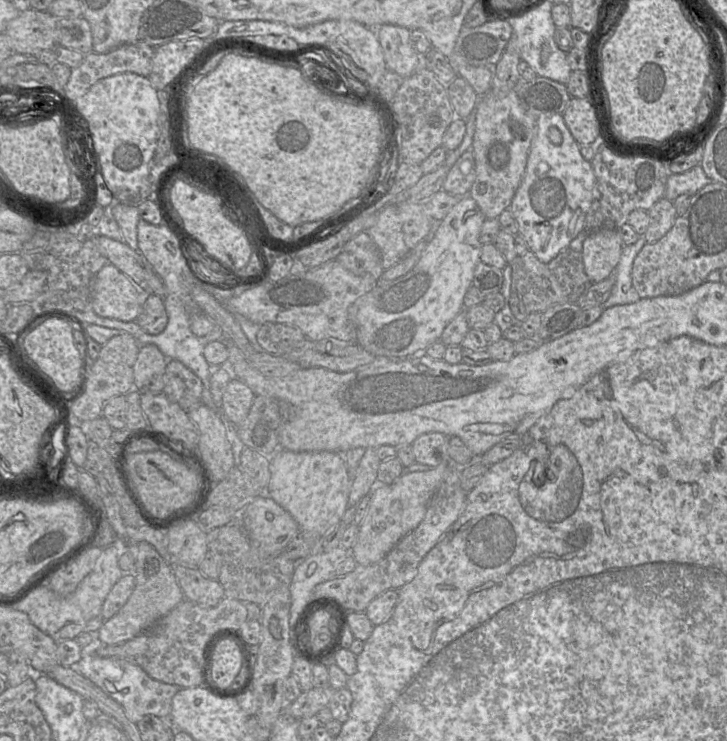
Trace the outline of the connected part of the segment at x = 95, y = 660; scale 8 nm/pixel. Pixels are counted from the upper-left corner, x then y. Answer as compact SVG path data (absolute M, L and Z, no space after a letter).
M98 640L82 648L82 658L76 669L98 686L107 696L118 702L127 718L138 723L146 715L154 715L170 723L172 699L181 687L151 678L141 667L120 658L103 658L96 655L103 645Z

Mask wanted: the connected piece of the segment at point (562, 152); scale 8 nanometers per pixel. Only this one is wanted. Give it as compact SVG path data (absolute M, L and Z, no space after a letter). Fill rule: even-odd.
M563 115L539 116L525 172L509 209L517 221L518 233L541 262L550 262L585 230L586 215L594 199L594 185L591 161L581 155L580 144L566 126ZM550 127L561 131L561 144L554 145L548 139Z

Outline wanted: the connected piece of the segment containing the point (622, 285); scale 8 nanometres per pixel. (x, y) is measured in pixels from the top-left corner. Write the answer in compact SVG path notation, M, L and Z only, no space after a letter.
M639 235L639 239L634 244L623 247L614 272L615 284L609 298L602 304L603 309L615 305L631 304L640 299L632 284L631 273L634 259L646 243L644 235Z

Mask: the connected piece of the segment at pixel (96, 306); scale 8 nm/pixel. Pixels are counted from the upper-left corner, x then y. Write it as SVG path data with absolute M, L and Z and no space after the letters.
M108 263L92 279L91 309L100 317L135 321L149 294Z

